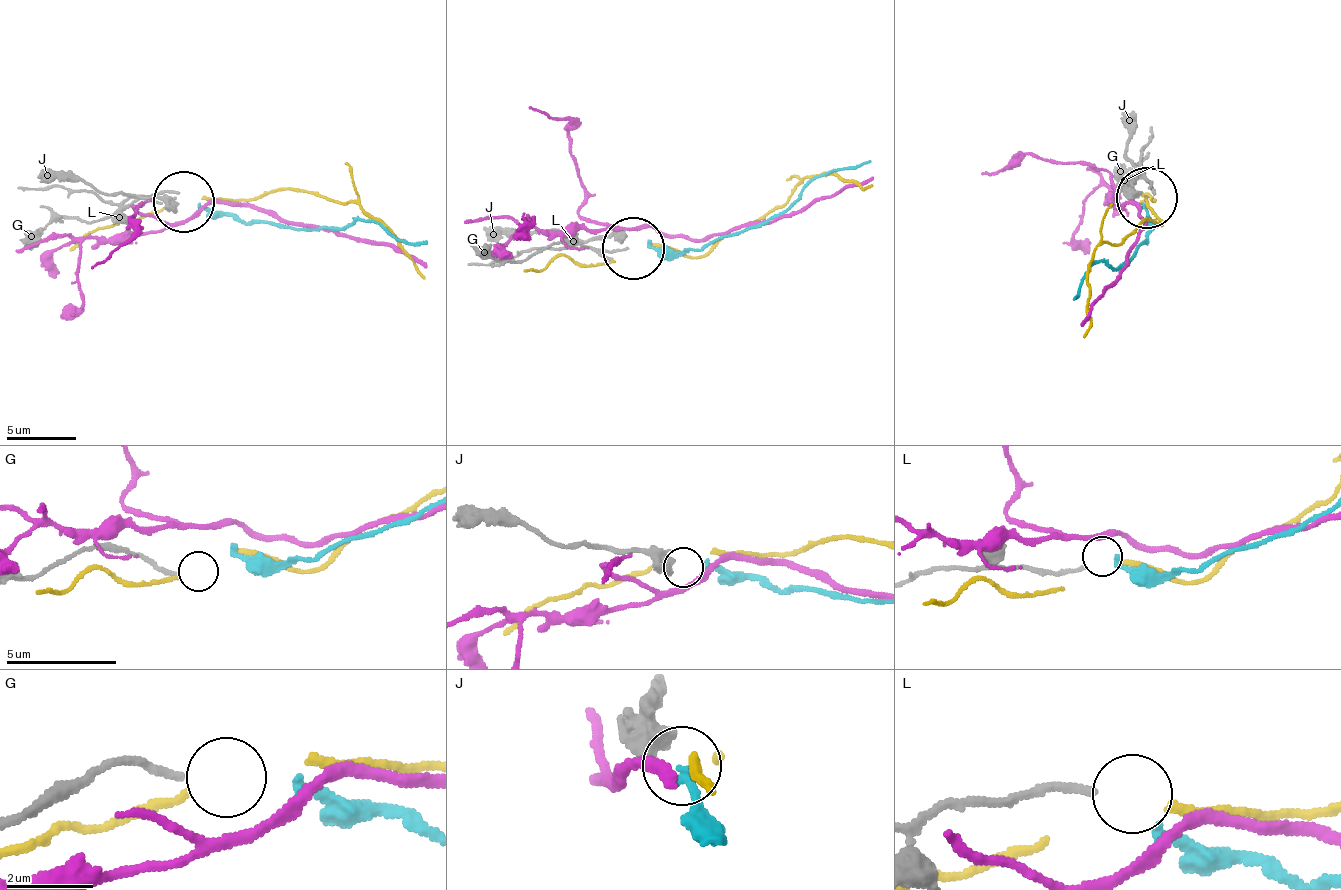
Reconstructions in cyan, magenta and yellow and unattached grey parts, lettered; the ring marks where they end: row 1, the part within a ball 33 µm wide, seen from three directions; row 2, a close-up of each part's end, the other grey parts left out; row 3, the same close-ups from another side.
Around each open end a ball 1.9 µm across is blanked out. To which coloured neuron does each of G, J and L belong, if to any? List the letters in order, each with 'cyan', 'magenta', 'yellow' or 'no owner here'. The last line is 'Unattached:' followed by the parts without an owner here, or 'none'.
G: no owner here
J: cyan
L: yellow
Unattached: G

